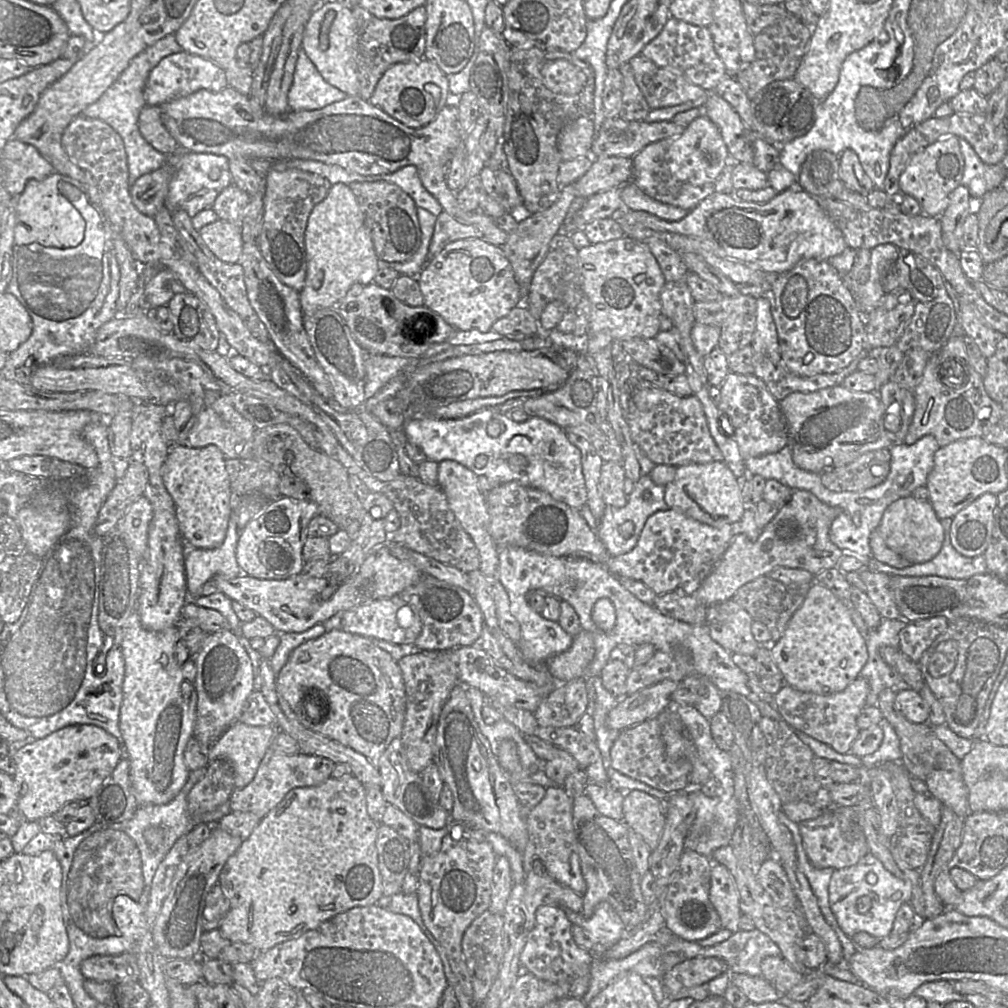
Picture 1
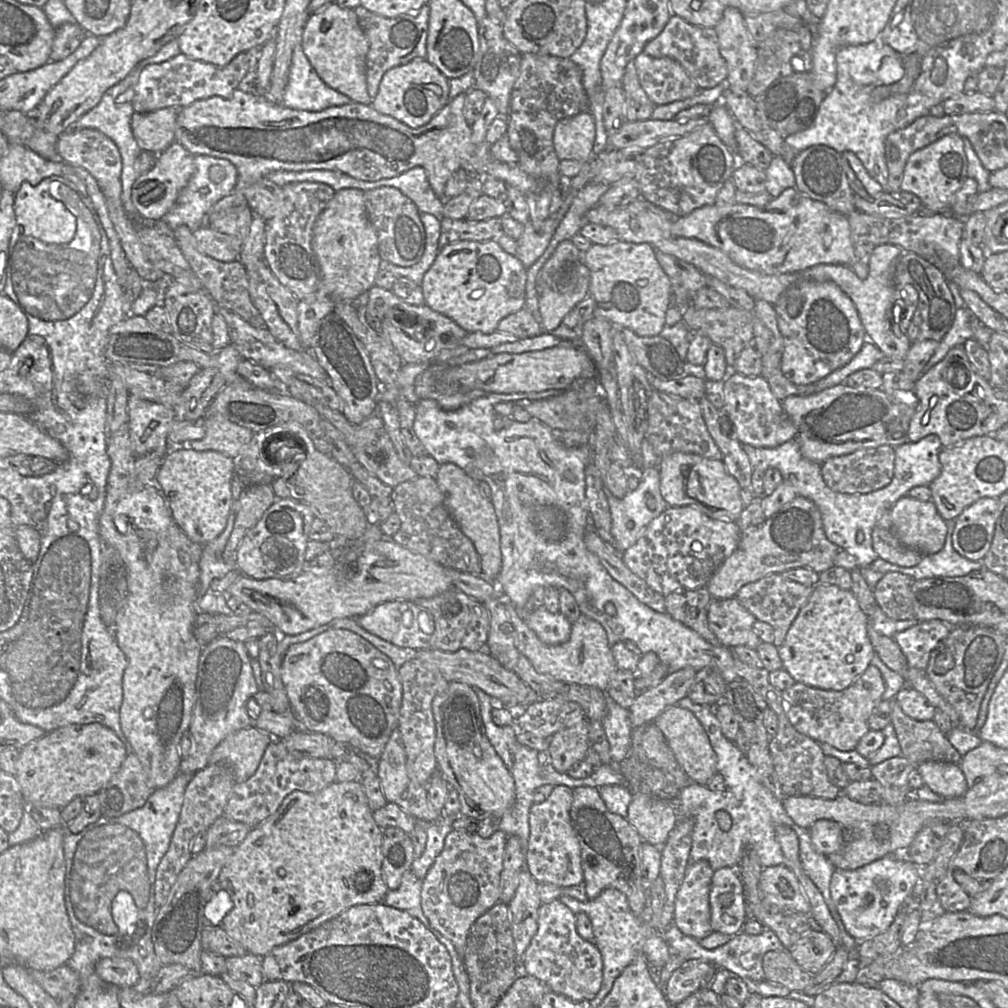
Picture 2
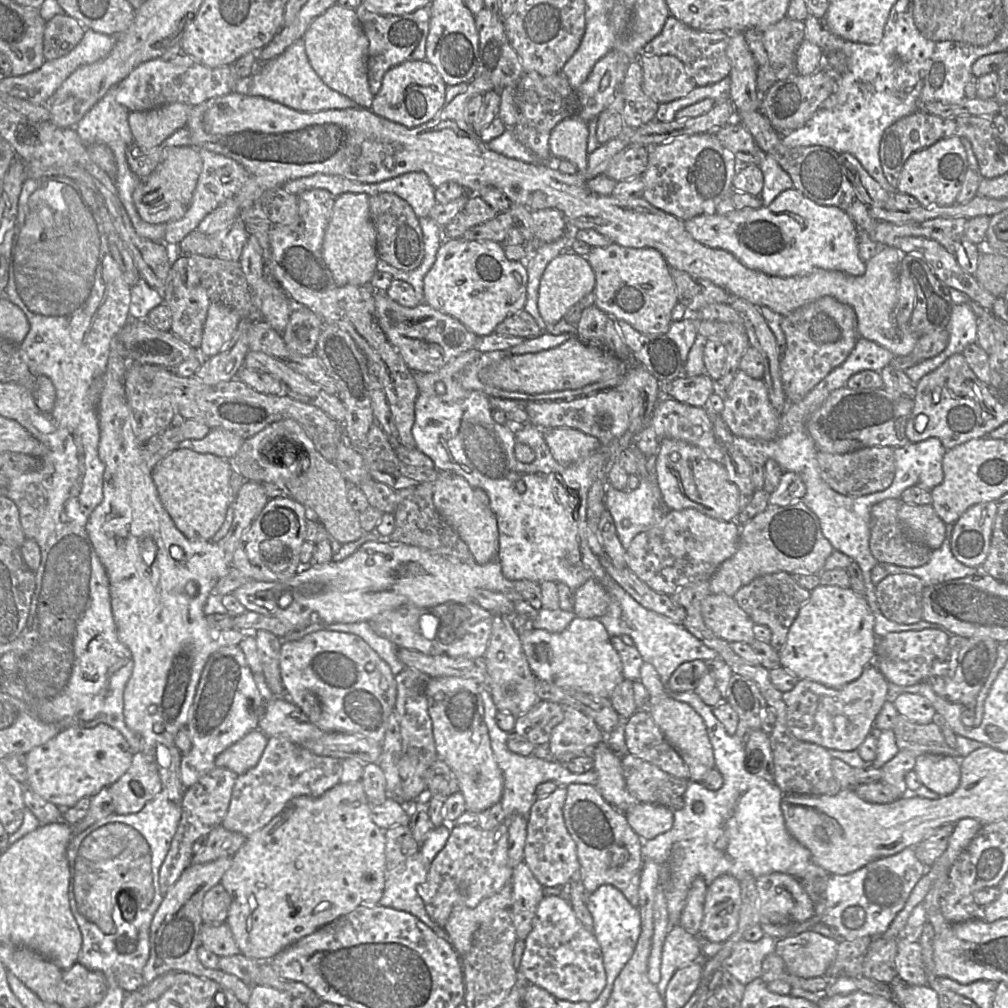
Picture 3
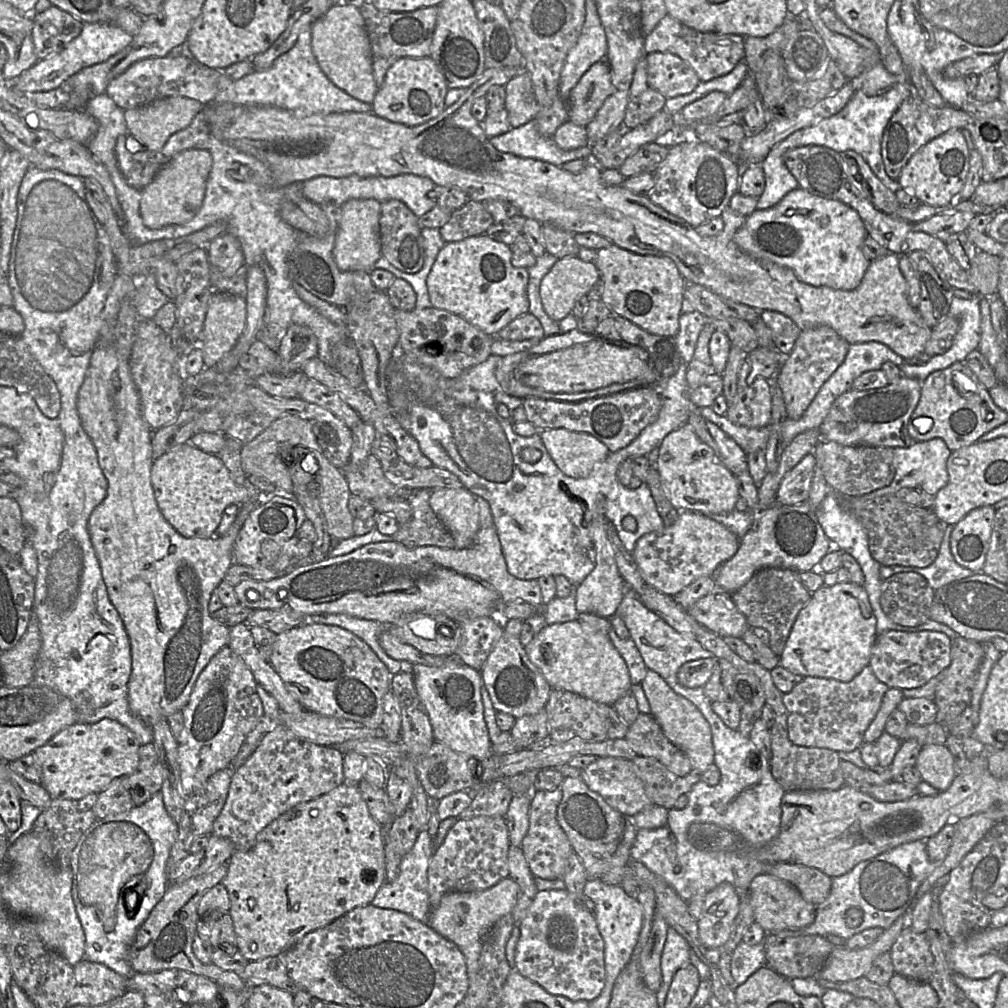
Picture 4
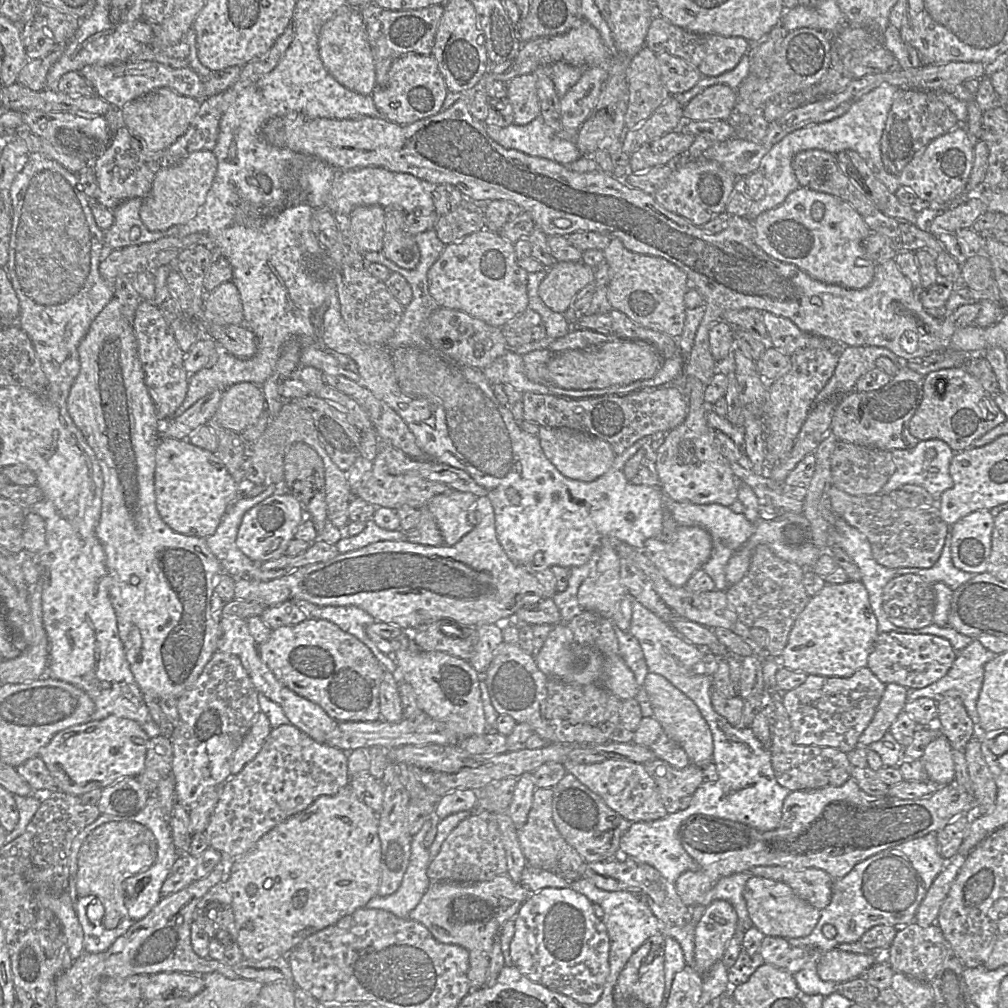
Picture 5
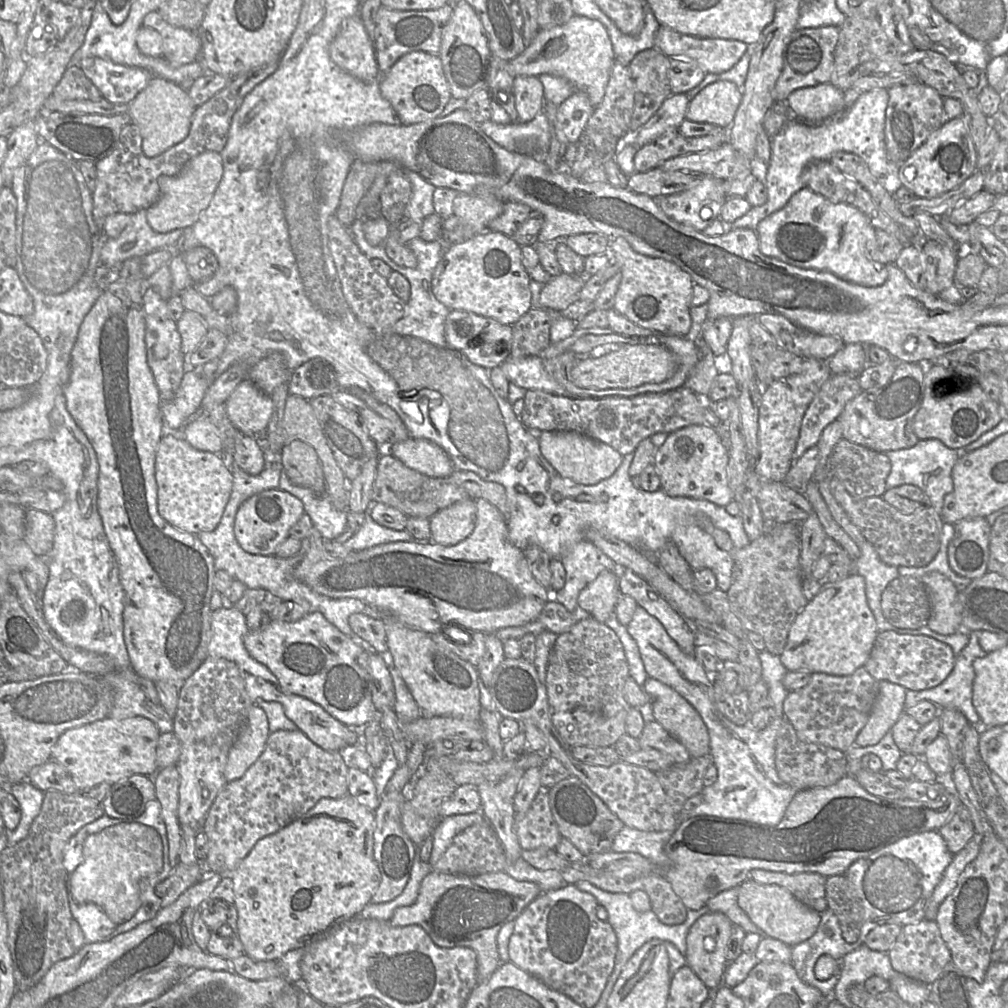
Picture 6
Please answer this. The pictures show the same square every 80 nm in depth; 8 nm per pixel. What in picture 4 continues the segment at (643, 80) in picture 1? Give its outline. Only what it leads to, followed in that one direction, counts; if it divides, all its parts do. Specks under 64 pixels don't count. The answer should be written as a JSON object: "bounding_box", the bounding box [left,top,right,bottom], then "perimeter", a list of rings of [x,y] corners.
{"bounding_box":[644,52,700,99],"perimeter":[[[654,52],[644,58],[648,85],[667,99],[689,94],[700,83],[693,68],[675,54]]]}

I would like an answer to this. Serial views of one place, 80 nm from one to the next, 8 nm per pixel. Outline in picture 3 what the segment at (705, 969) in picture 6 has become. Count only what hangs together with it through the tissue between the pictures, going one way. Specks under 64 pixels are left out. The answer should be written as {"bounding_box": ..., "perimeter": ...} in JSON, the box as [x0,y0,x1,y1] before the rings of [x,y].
{"bounding_box":[701,874,740,943],"perimeter":[[[729,874],[717,877],[706,892],[701,939],[724,943],[737,930],[740,908],[740,881]]]}

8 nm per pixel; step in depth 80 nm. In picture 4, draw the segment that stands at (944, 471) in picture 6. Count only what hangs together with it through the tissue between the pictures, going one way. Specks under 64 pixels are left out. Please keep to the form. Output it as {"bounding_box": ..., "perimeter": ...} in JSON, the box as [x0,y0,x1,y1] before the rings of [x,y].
{"bounding_box":[862,438,951,499],"perimeter":[[[933,438],[927,441],[914,442],[906,448],[893,448],[893,459],[895,474],[888,486],[862,495],[863,498],[873,499],[884,495],[893,495],[901,488],[921,488],[930,495],[936,493],[948,483],[946,461],[951,451],[940,438]]]}

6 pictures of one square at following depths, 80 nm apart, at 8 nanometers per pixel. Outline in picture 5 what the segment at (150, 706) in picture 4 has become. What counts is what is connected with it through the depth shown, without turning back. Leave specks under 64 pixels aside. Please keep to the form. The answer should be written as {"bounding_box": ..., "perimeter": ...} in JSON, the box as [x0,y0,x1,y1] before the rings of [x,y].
{"bounding_box":[67,296,224,700],"perimeter":[[[113,296],[91,323],[87,334],[78,346],[78,356],[80,371],[69,392],[67,410],[73,422],[93,449],[103,476],[101,515],[96,527],[96,535],[106,555],[109,596],[116,613],[119,636],[134,679],[143,695],[159,698],[159,700],[169,696],[178,698],[194,684],[212,655],[217,652],[218,642],[221,638],[221,629],[218,617],[215,616],[217,614],[213,614],[210,607],[216,580],[224,572],[220,563],[206,545],[205,539],[175,532],[161,519],[157,511],[154,487],[155,458],[158,444],[161,441],[161,429],[164,422],[159,420],[154,402],[145,384],[145,375],[138,354],[132,321],[122,314],[121,305],[116,297]]]}

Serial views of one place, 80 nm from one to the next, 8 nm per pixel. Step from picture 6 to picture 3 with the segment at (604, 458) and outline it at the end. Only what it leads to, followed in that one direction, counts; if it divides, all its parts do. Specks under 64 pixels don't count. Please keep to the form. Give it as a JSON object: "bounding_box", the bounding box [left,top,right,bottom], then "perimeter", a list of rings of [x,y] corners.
{"bounding_box":[542,426,602,466],"perimeter":[[[560,426],[542,430],[552,456],[563,466],[568,466],[602,447],[595,436],[576,428]]]}

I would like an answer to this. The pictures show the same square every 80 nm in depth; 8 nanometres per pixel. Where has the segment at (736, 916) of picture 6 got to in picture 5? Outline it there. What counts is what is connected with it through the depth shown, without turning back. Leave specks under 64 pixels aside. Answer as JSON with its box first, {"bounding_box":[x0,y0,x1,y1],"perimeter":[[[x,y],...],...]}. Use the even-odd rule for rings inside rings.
{"bounding_box":[701,871,752,930],"perimeter":[[[750,871],[735,873],[721,878],[701,898],[701,905],[708,906],[714,900],[725,900],[735,909],[739,919],[739,929],[745,930],[751,925],[746,901],[743,897],[744,887],[752,876]],[[740,924],[742,927],[740,927]]]}

